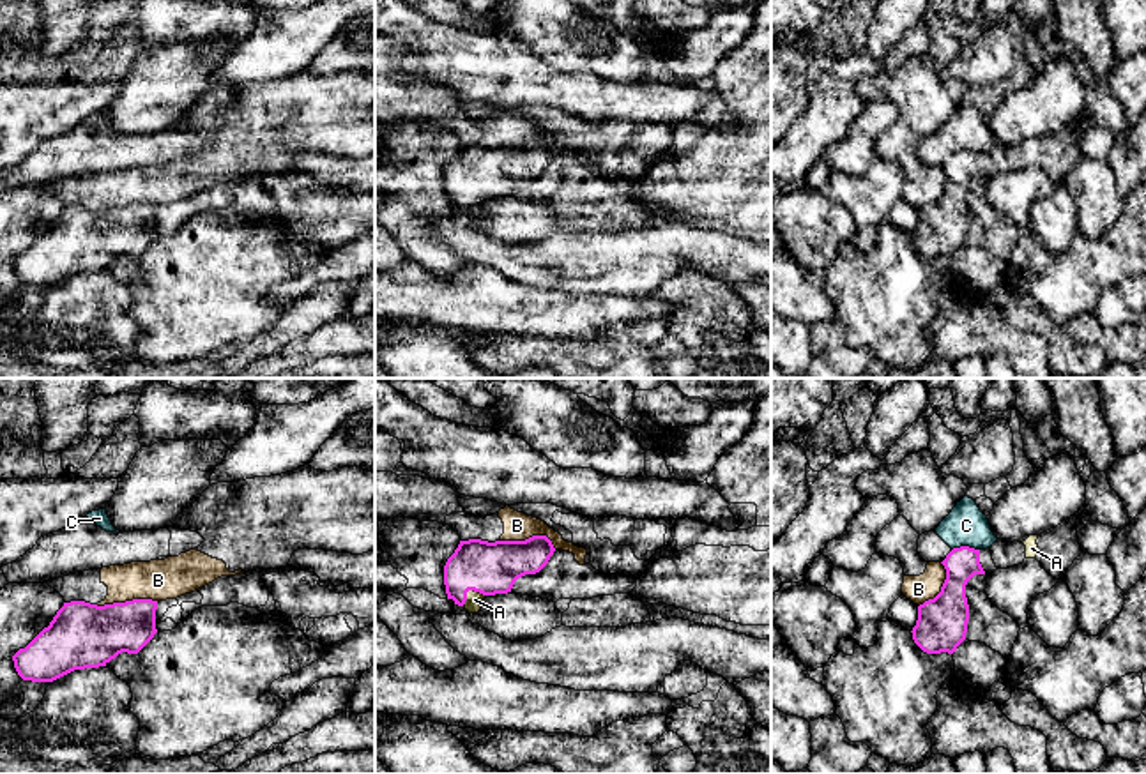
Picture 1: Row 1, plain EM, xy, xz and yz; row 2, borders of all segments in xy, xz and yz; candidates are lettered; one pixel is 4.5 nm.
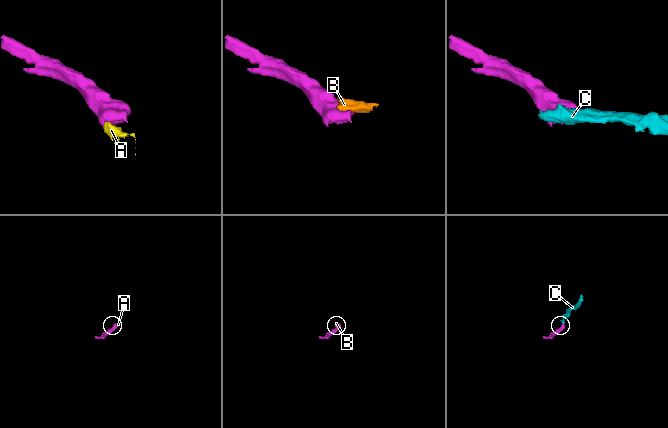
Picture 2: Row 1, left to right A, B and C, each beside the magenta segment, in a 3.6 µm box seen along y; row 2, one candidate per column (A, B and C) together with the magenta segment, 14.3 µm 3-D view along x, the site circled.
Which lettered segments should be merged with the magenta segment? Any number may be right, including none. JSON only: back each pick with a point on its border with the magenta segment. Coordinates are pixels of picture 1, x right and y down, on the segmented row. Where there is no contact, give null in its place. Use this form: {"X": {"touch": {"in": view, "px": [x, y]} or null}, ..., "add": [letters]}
{"A": {"touch": {"in": "xz", "px": [469, 589]}}, "add": ["A"]}

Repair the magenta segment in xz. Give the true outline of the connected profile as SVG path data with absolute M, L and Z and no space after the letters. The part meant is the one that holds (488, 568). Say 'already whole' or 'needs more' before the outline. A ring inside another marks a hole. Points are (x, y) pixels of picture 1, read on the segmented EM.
needs more; M546 535L525 541L460 541L444 565L447 599L478 613L486 596L511 592L518 578L539 573L554 551Z

